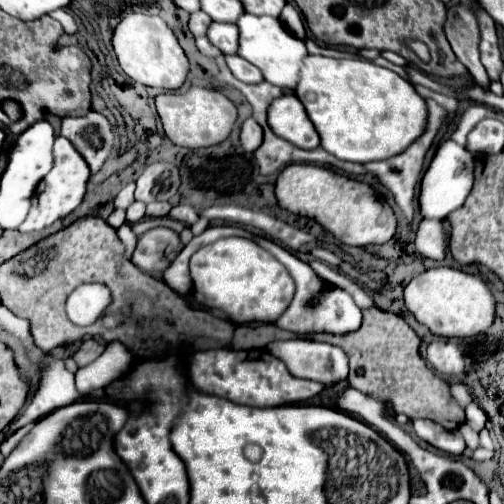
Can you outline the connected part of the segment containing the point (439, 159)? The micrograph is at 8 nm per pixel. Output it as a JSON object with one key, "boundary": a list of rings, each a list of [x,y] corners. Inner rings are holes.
{"boundary":[[[452,139],[442,141],[436,147],[436,153],[422,177],[420,183],[420,195],[418,195],[418,205],[420,205],[420,215],[422,219],[446,219],[452,211],[462,207],[466,201],[470,189],[472,189],[472,169],[474,169],[474,157],[460,145],[456,145]]]}

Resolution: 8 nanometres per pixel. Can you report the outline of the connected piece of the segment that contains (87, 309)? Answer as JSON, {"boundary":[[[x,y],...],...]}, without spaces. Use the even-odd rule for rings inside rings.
{"boundary":[[[79,285],[66,301],[66,312],[72,323],[90,325],[112,303],[110,290],[104,285]]]}

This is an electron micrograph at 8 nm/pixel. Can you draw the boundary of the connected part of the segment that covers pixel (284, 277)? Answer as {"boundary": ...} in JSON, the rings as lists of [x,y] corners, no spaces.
{"boundary":[[[226,237],[198,249],[190,259],[194,299],[202,307],[222,309],[232,323],[274,323],[290,305],[294,281],[280,261],[250,239]]]}

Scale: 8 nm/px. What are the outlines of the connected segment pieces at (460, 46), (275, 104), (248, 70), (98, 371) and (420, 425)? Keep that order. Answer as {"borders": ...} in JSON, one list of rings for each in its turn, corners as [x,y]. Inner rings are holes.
{"borders":[[[[454,5],[448,11],[448,21],[446,21],[446,37],[456,51],[456,57],[466,65],[470,71],[474,83],[478,85],[488,85],[490,79],[486,75],[486,69],[480,63],[480,53],[478,53],[478,23],[476,17],[462,5]]],[[[284,93],[270,103],[268,125],[278,137],[294,143],[296,147],[314,149],[320,145],[320,137],[294,93]]],[[[226,55],[226,65],[232,71],[232,75],[236,79],[240,79],[240,81],[246,81],[246,83],[260,83],[260,81],[264,81],[260,69],[254,67],[252,63],[248,63],[246,59],[238,57],[238,55]]],[[[110,343],[106,351],[90,365],[76,371],[78,393],[86,395],[94,389],[104,389],[132,367],[132,353],[122,343]]],[[[416,419],[416,435],[422,441],[430,443],[432,447],[436,447],[448,455],[462,455],[462,451],[466,449],[466,443],[458,429],[448,431],[430,419]]]]}

